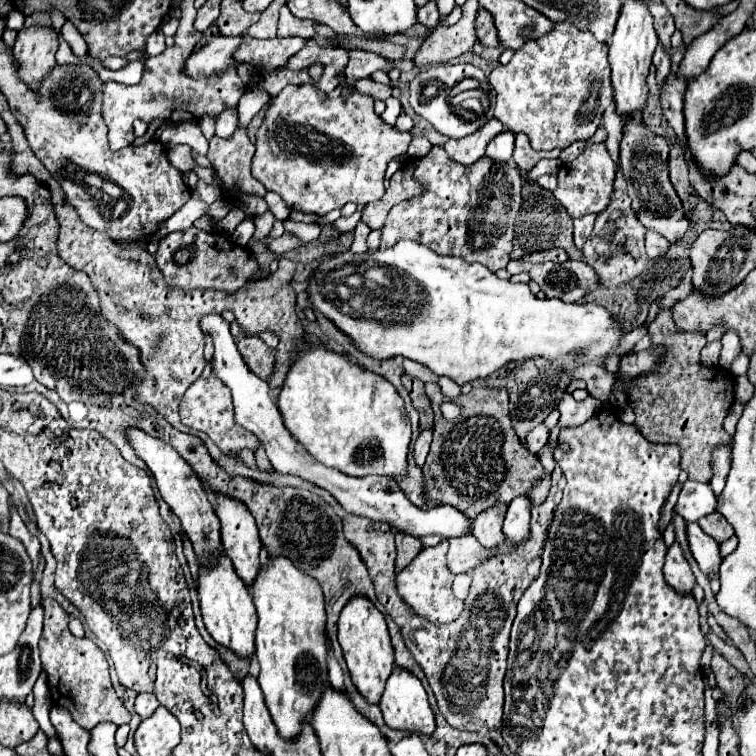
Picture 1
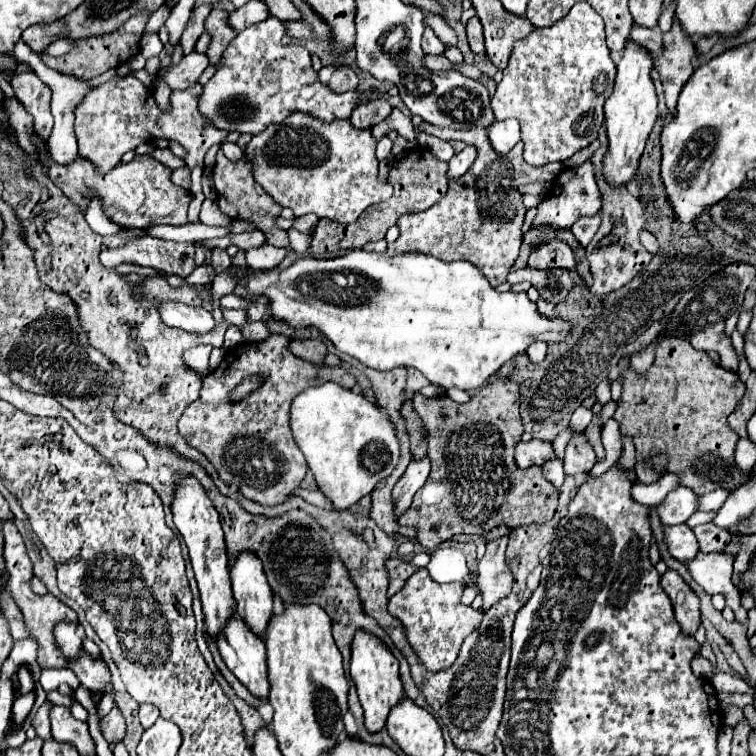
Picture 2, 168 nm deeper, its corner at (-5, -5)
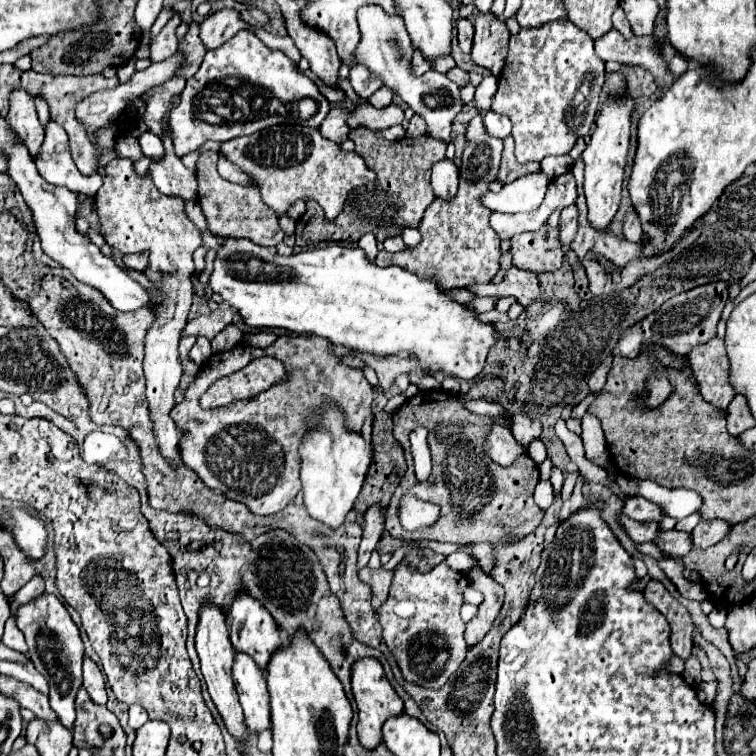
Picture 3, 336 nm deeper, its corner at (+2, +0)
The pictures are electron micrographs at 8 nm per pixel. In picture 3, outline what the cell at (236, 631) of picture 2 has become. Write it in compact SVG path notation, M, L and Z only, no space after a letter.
M235 654L237 660L233 664L233 680L237 686L239 702L245 712L247 728L255 734L263 730L271 730L271 710L269 710L269 692L263 680L261 670L249 656Z

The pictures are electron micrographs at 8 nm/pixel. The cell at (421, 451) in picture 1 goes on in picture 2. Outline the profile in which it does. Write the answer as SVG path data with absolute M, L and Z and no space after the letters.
M428 457L410 461L406 473L400 477L400 481L396 483L396 487L392 491L392 499L396 503L396 515L402 515L410 507L414 493L424 485L428 475L430 475L430 461L428 461Z

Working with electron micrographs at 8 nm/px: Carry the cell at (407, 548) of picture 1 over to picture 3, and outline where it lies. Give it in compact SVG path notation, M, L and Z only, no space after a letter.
M363 568L359 578L361 578L361 582L371 586L371 592L373 592L371 606L377 610L387 600L387 592L389 592L389 586L391 586L391 580L393 580L393 570Z

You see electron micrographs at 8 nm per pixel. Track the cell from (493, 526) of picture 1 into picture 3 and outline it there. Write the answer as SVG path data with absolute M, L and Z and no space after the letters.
M479 566L473 568L467 576L469 576L471 586L485 596L483 604L479 606L477 616L467 622L465 642L471 648L483 640L483 636L491 630L495 618L499 616L499 610L503 606L503 588L491 576L483 574L483 570Z

